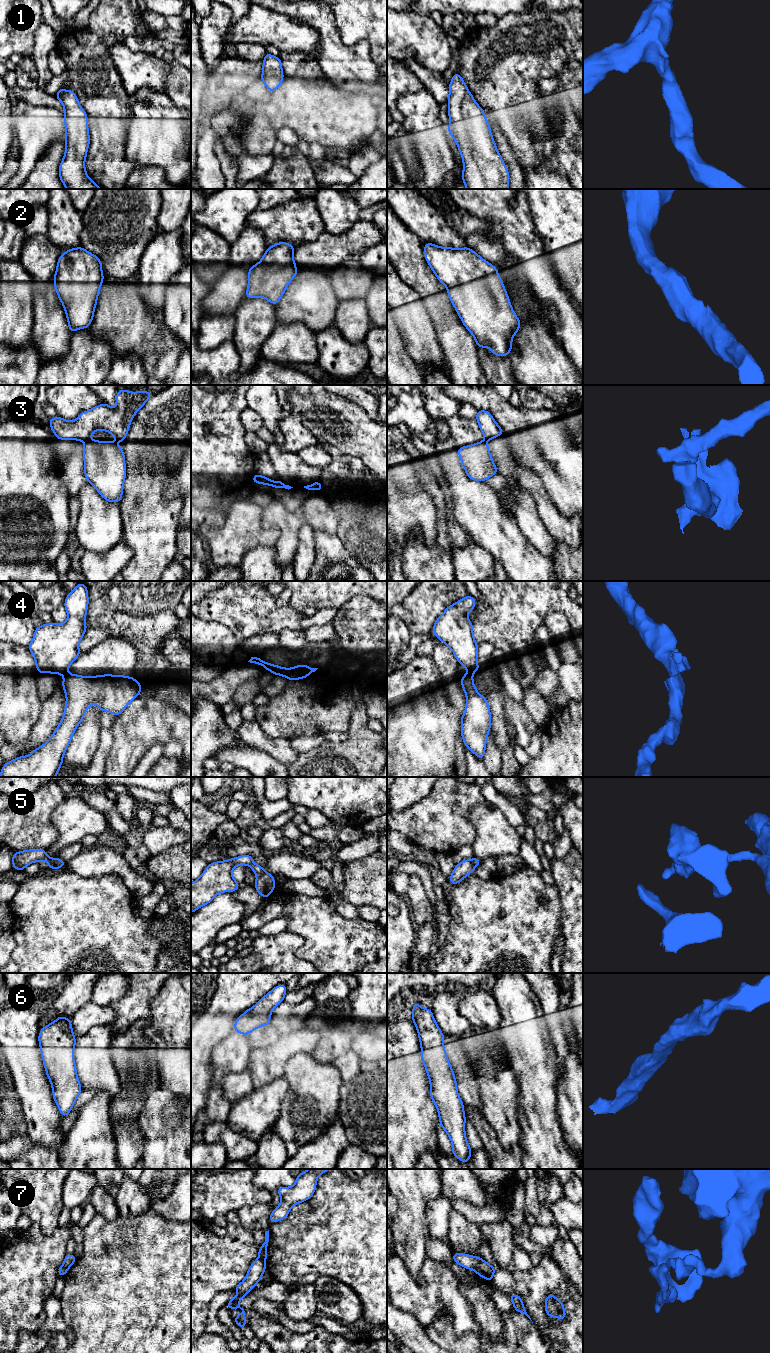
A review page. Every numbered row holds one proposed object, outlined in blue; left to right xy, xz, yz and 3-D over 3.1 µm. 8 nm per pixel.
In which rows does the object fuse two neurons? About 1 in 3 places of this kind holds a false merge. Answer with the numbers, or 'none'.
3, 4, 5, 7

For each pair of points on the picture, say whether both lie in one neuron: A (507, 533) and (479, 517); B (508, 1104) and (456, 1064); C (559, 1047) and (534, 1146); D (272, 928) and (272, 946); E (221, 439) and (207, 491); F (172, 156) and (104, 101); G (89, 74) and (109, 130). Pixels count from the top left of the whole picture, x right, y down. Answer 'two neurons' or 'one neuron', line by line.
A: one neuron
B: two neurons
C: two neurons
D: two neurons
E: one neuron
F: two neurons
G: one neuron

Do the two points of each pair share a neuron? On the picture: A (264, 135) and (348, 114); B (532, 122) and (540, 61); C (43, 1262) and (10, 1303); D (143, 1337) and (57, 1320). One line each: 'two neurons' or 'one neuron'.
A: one neuron
B: one neuron
C: one neuron
D: two neurons

